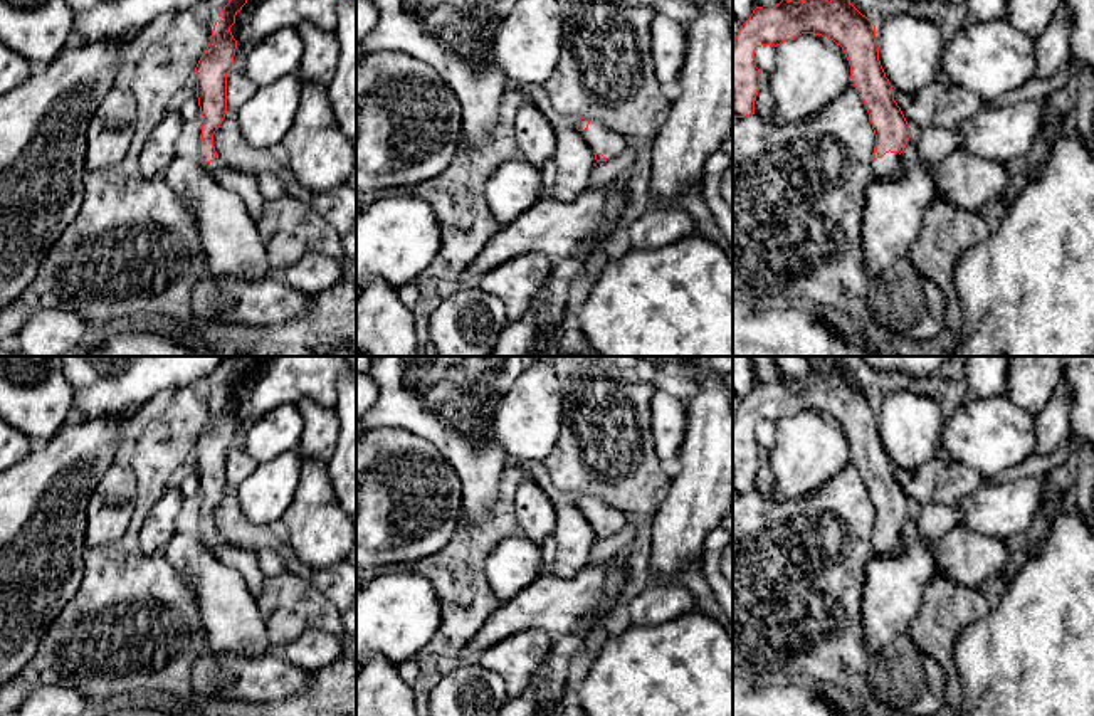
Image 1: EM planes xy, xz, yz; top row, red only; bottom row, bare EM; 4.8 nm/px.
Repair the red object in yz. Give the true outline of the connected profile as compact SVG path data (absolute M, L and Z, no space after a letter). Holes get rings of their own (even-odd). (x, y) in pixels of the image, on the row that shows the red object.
M781 0L756 7L733 40L733 118L755 114L761 74L755 50L761 45L776 47L802 34L822 35L842 47L876 134L874 178L901 178L901 153L911 128L881 66L876 25L850 0Z

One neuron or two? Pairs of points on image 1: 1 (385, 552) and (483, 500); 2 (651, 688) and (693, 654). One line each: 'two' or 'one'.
1: two
2: one

